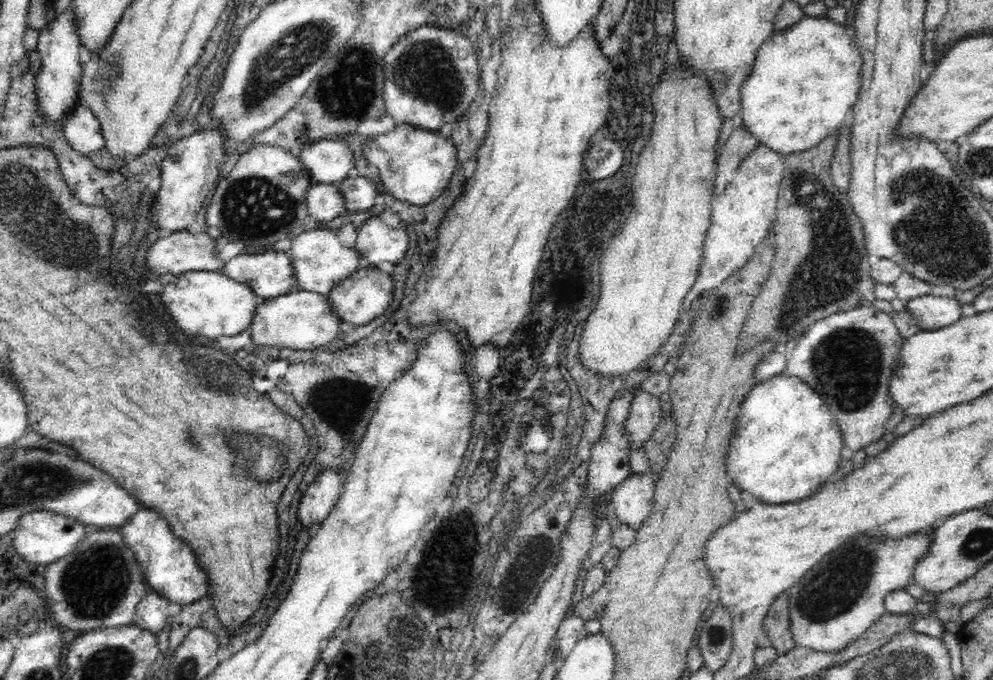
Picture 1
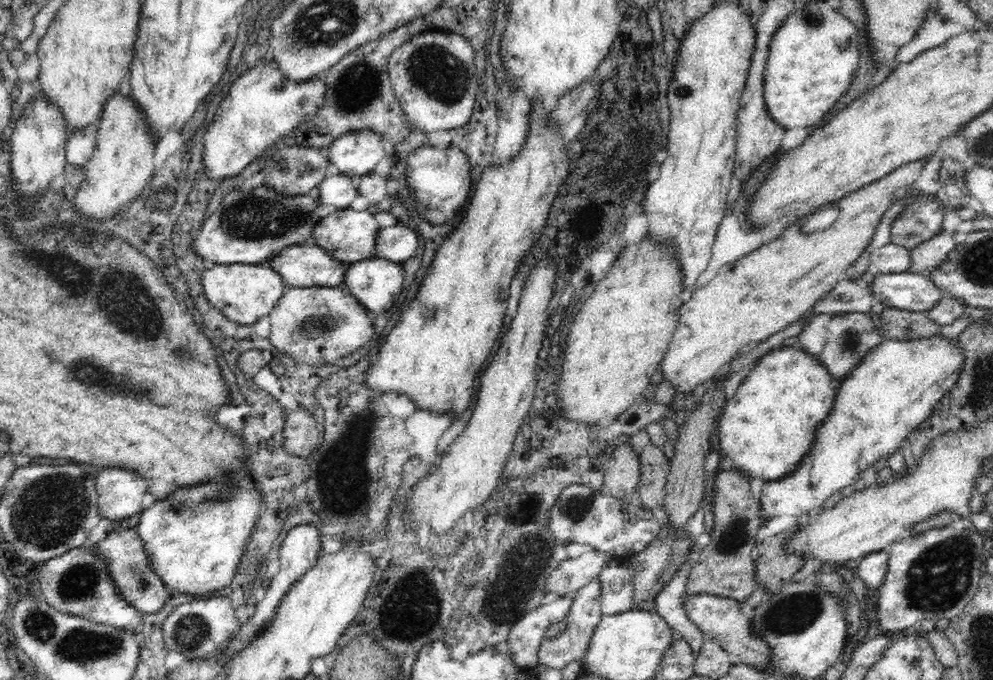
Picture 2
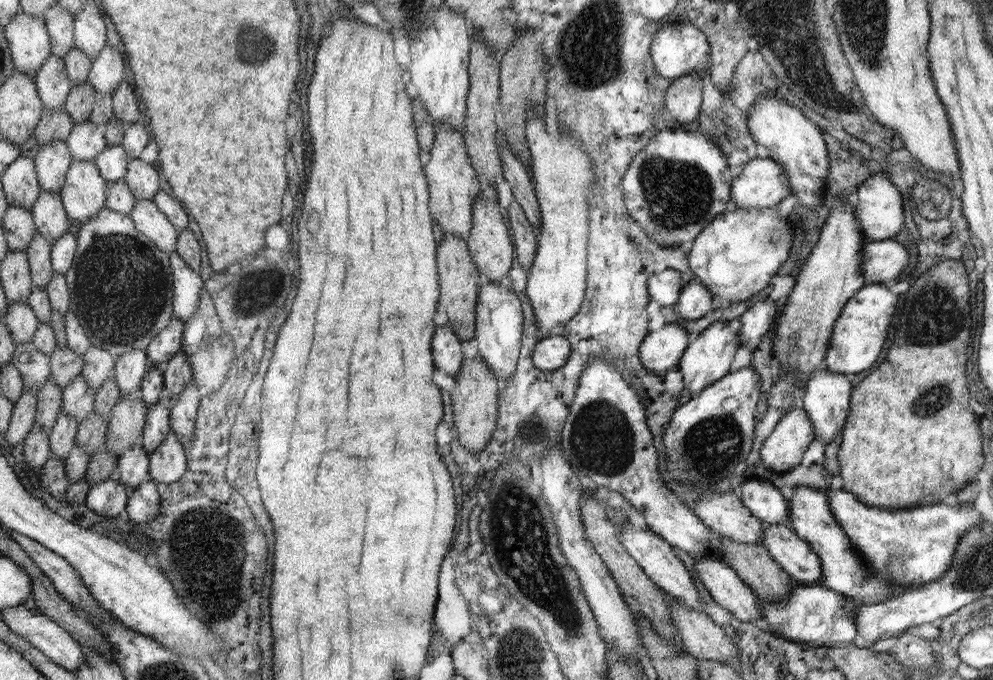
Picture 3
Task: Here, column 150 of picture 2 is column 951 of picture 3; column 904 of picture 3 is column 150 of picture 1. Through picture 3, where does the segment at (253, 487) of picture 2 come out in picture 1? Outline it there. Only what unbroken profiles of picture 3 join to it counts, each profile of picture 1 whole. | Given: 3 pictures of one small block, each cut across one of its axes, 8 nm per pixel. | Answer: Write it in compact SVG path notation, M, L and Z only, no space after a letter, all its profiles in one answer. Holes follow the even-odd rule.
M141 506L128 522L122 525L120 532L126 546L135 554L136 560L142 569L145 583L155 593L160 594L168 601L177 602L178 605L193 604L200 598L207 597L208 579L194 551L186 541L174 535L170 523L156 512Z

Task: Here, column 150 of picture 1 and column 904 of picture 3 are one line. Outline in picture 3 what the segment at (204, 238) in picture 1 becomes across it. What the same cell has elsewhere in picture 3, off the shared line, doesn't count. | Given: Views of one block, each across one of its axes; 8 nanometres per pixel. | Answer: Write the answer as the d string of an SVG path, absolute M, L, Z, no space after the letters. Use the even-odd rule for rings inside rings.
M894 239L867 241L863 251L863 275L870 283L898 278L908 266L908 250Z

